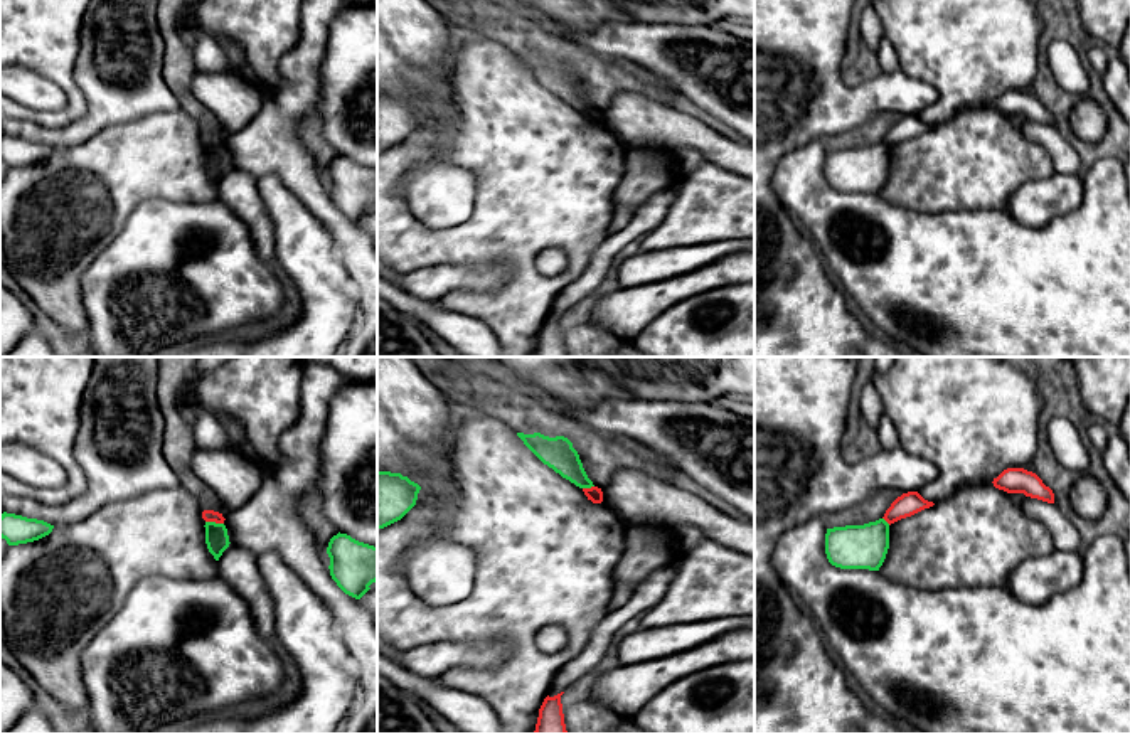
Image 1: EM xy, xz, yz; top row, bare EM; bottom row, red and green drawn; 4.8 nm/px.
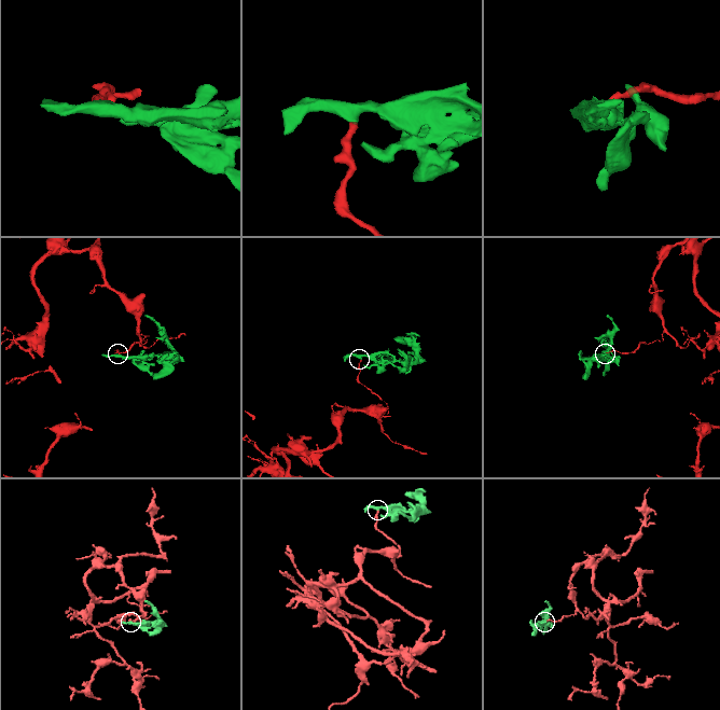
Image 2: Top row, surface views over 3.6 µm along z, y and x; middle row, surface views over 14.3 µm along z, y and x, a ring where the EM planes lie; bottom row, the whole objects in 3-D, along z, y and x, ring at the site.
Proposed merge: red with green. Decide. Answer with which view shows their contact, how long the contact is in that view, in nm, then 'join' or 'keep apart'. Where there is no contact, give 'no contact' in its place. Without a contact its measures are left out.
xy | 90 nm | keep apart

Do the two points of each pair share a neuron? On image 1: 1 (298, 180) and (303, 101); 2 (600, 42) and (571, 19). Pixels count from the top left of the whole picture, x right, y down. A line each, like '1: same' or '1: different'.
1: same
2: different

